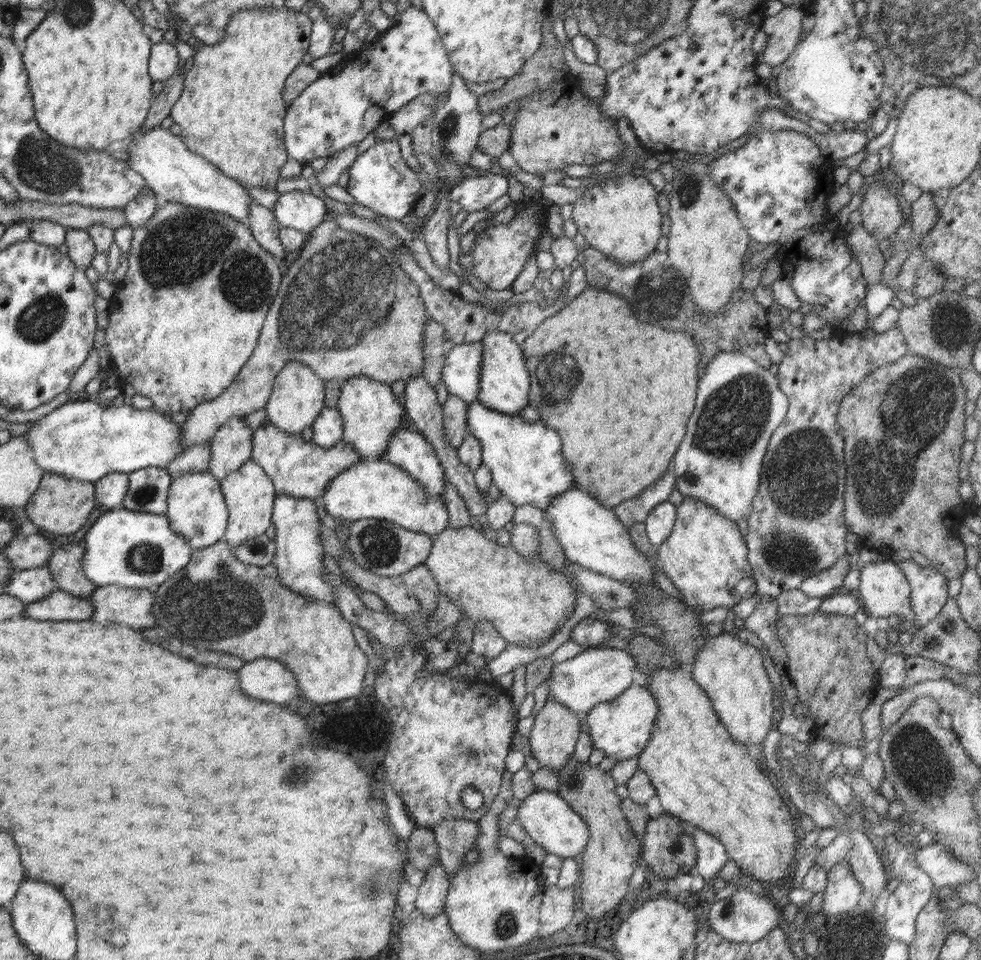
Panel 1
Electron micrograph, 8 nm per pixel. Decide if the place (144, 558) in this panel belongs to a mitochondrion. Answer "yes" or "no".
yes

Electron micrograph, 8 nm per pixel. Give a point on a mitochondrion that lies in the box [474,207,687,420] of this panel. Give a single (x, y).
(664, 277)

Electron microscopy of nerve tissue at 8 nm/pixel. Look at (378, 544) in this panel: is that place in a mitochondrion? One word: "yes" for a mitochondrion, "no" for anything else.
yes

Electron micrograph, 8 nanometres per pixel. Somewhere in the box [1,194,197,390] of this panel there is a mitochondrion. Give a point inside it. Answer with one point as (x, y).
(51, 309)

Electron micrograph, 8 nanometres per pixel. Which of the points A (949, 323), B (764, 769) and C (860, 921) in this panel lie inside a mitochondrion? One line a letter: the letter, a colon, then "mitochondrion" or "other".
A: mitochondrion
B: other
C: mitochondrion

